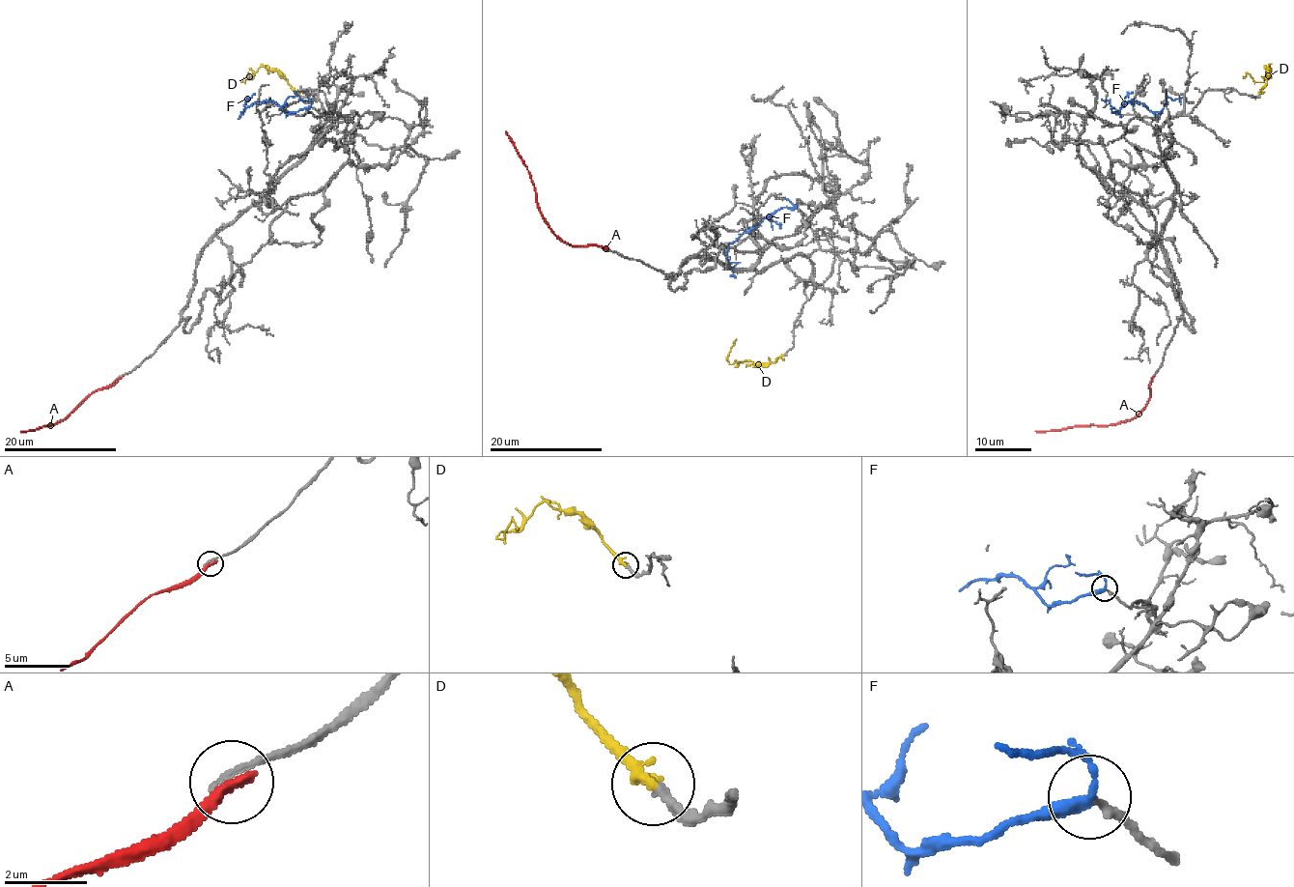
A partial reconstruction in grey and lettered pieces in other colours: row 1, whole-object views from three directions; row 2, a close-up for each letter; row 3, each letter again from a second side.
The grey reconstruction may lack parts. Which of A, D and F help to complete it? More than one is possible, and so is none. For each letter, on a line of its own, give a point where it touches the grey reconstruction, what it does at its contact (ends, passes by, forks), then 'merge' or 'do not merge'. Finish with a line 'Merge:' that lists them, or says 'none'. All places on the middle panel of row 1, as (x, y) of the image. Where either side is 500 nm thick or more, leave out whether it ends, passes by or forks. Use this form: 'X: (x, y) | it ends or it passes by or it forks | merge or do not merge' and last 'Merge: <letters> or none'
A: (604, 248) | it ends | do not merge
D: (782, 355) | it ends | merge
F: (796, 207) | it passes by | merge
Merge: D, F

